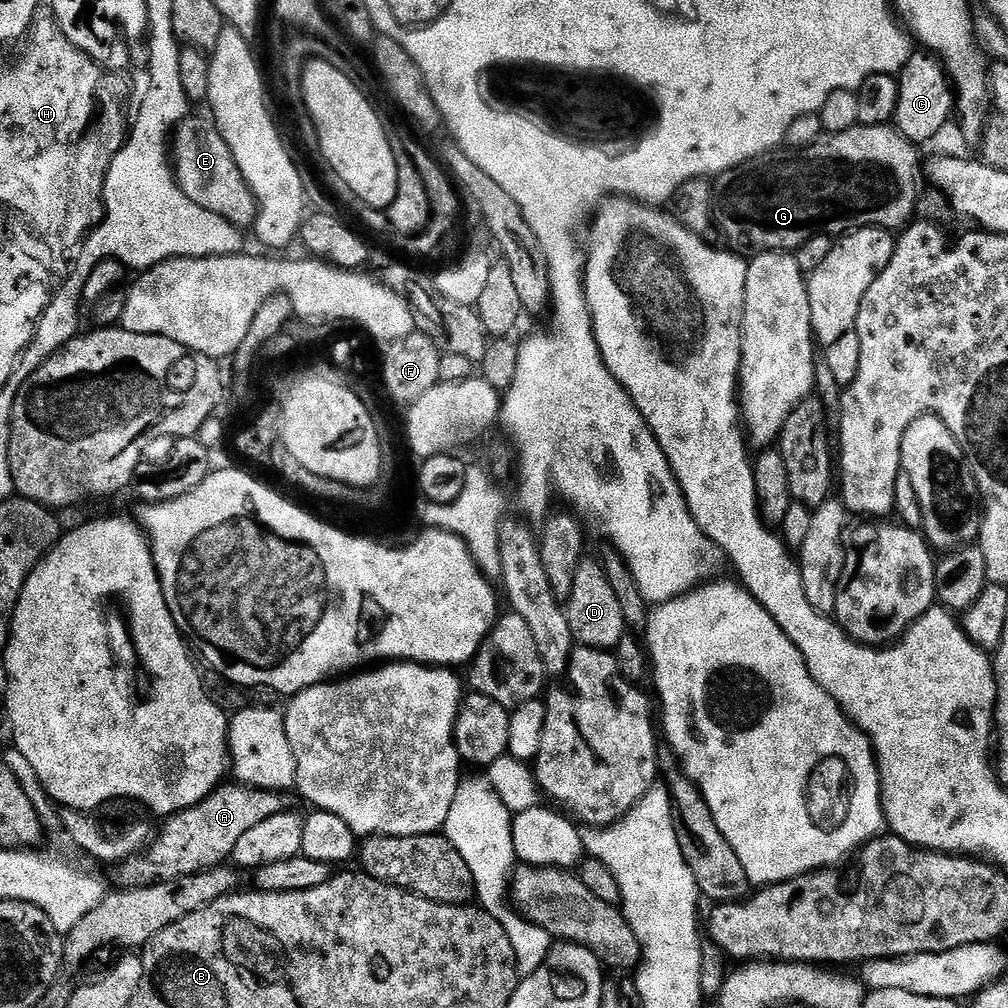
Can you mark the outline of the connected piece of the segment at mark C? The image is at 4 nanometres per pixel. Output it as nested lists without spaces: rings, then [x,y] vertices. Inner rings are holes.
[[[927,50],[913,51],[898,73],[894,127],[912,144],[924,146],[947,126],[951,116],[953,119],[957,104],[954,85],[943,63]]]

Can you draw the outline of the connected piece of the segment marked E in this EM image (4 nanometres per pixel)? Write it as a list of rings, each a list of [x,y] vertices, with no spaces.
[[[189,114],[174,129],[170,140],[170,163],[176,180],[181,190],[198,206],[210,210],[210,214],[226,218],[226,222],[241,230],[251,229],[256,222],[256,195],[250,190],[246,178],[242,178],[242,170],[238,170],[230,146],[226,146],[222,134],[216,129],[216,121],[204,116]]]

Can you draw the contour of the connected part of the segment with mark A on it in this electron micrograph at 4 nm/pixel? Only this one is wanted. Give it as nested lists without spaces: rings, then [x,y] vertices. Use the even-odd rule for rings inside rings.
[[[225,782],[211,792],[202,802],[190,806],[181,812],[175,812],[163,821],[164,830],[160,837],[153,839],[150,846],[139,854],[133,854],[126,860],[115,865],[117,885],[120,888],[145,888],[151,884],[170,882],[174,878],[186,878],[190,874],[205,872],[211,868],[219,868],[231,857],[234,846],[246,835],[253,826],[266,822],[266,818],[274,818],[274,814],[289,811],[290,804],[278,792],[267,792],[261,788],[245,788],[239,782]]]

